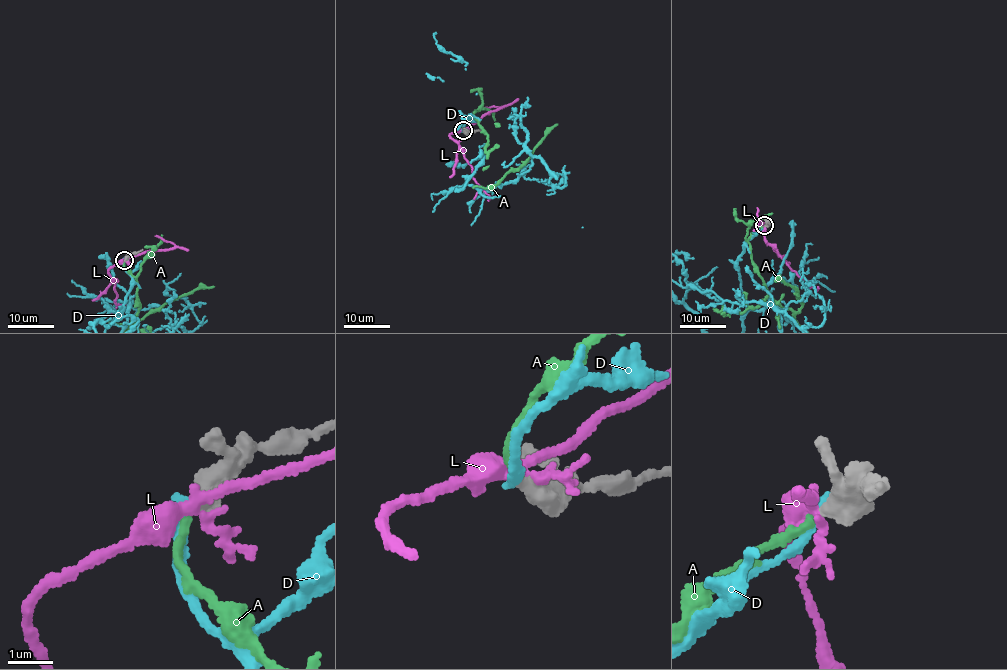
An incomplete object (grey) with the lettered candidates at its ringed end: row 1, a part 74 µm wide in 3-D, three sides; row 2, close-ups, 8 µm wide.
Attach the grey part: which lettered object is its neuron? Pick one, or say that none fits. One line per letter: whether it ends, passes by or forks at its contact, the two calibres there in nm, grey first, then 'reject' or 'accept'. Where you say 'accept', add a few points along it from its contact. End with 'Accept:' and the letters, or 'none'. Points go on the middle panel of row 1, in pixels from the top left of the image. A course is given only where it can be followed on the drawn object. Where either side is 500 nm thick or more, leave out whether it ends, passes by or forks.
A: it ends there; 480 nm thick on the grey side, 190 nm on the other; accept
D: it ends there; 480 nm thick on the grey side, 220 nm on the other; reject
L: 500 nm thick on the grey side, 260 nm on the other; reject
Accept: A

